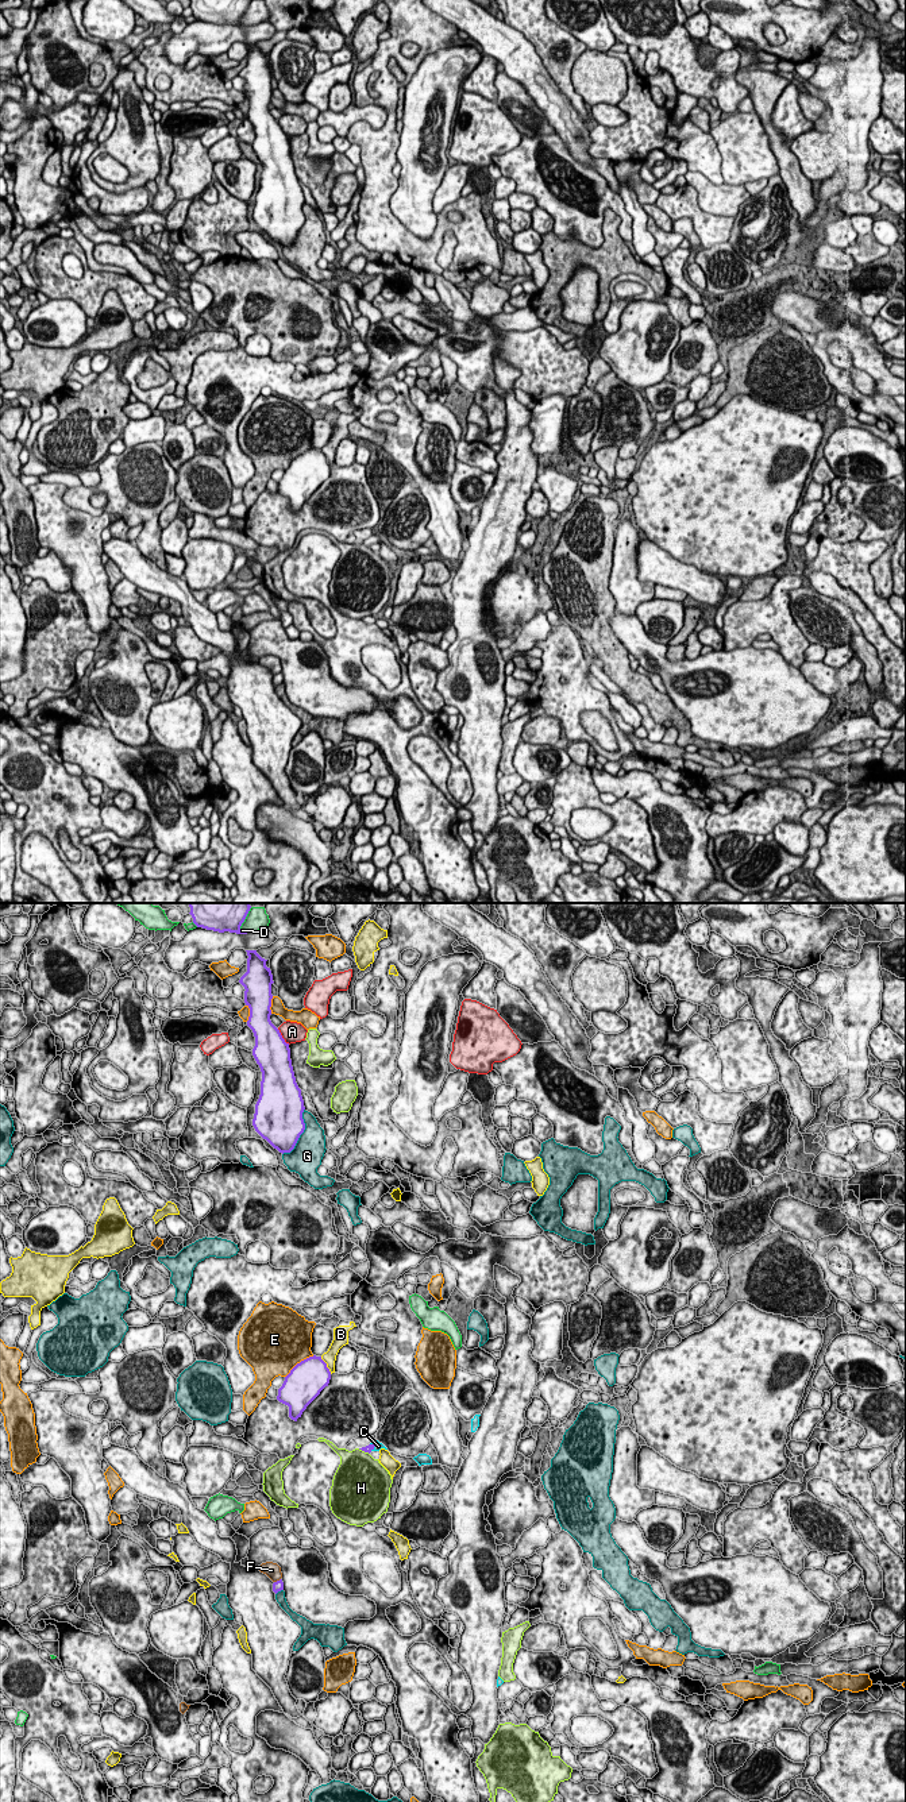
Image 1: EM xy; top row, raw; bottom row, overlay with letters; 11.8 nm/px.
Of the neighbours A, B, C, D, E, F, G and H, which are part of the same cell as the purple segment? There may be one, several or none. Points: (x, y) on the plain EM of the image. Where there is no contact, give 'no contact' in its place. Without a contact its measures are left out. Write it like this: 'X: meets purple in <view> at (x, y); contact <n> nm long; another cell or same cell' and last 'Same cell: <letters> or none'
A: meets purple in xy at (281, 130); contact 240 nm long; another cell
B: meets purple in xy at (326, 458); contact 240 nm long; another cell
C: meets purple in xy at (373, 540); contact 100 nm long; same cell
D: meets purple in xy at (243, 14); contact 340 nm long; another cell
E: meets purple in xy at (300, 455); contact 440 nm long; another cell
F: meets purple in xy at (277, 674); contact 100 nm long; another cell
G: meets purple in xy at (301, 226); contact 600 nm long; another cell
H: meets purple in xy at (363, 543); contact 160 nm long; another cell
Same cell: C

